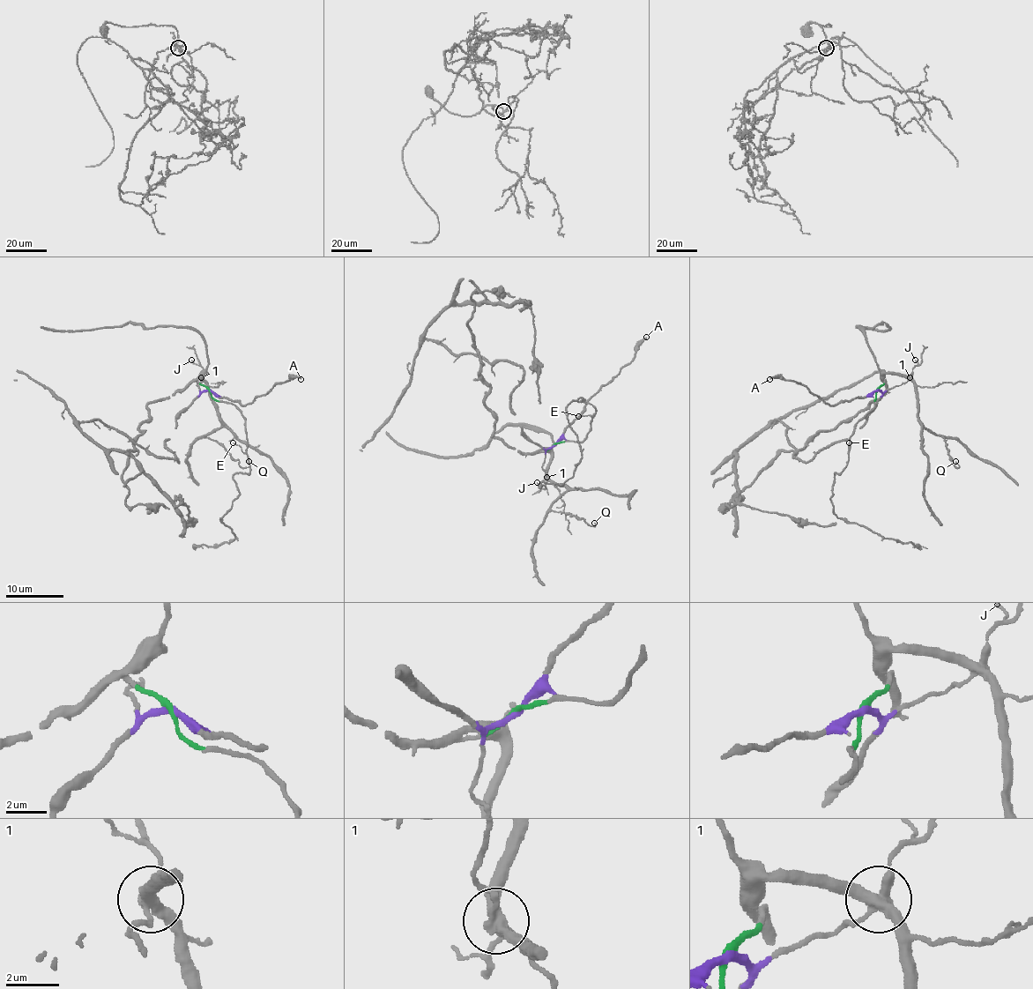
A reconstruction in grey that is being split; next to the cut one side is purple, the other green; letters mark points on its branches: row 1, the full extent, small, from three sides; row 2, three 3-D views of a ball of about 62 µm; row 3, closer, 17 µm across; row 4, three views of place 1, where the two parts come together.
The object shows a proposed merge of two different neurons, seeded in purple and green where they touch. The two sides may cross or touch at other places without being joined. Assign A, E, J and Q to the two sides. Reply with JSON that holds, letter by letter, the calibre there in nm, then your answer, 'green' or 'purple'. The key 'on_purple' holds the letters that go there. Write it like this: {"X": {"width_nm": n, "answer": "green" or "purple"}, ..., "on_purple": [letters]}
{"A": {"width_nm": 220, "answer": "purple"}, "E": {"width_nm": 110, "answer": "green"}, "J": {"width_nm": 120, "answer": "purple"}, "Q": {"width_nm": 110, "answer": "green"}, "on_purple": ["A", "J"]}

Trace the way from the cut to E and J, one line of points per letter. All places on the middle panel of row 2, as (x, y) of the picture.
E: (555, 444), (585, 437), (592, 417), (578, 416)
J: (555, 444), (546, 451), (542, 466), (548, 480), (544, 485), (537, 482)

